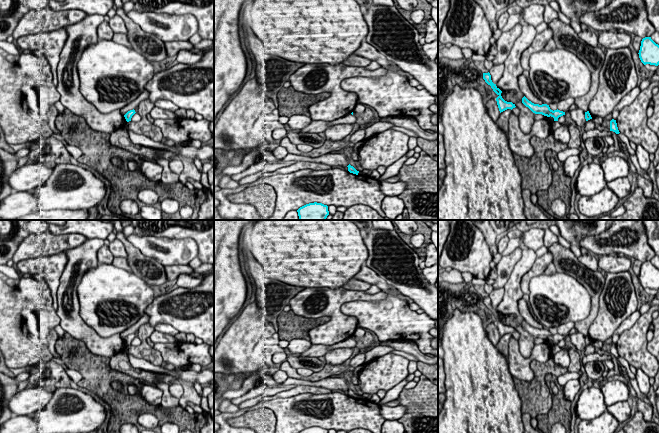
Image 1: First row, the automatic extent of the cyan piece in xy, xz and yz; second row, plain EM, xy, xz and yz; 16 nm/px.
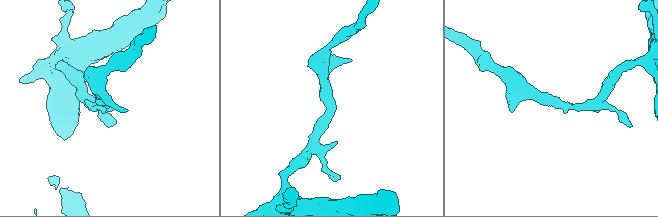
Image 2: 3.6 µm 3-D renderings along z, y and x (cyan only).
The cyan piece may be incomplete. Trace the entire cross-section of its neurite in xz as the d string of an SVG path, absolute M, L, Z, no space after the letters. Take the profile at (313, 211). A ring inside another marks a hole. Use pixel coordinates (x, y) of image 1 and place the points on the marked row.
M309 203L298 210L299 220L326 220L329 215L328 206L322 203Z

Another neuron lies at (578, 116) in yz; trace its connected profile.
M580 108L570 111L571 119L577 124L577 126L585 126L585 112Z

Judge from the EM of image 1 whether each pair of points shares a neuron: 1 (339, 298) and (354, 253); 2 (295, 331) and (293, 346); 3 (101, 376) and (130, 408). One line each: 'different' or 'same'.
1: different
2: different
3: same

